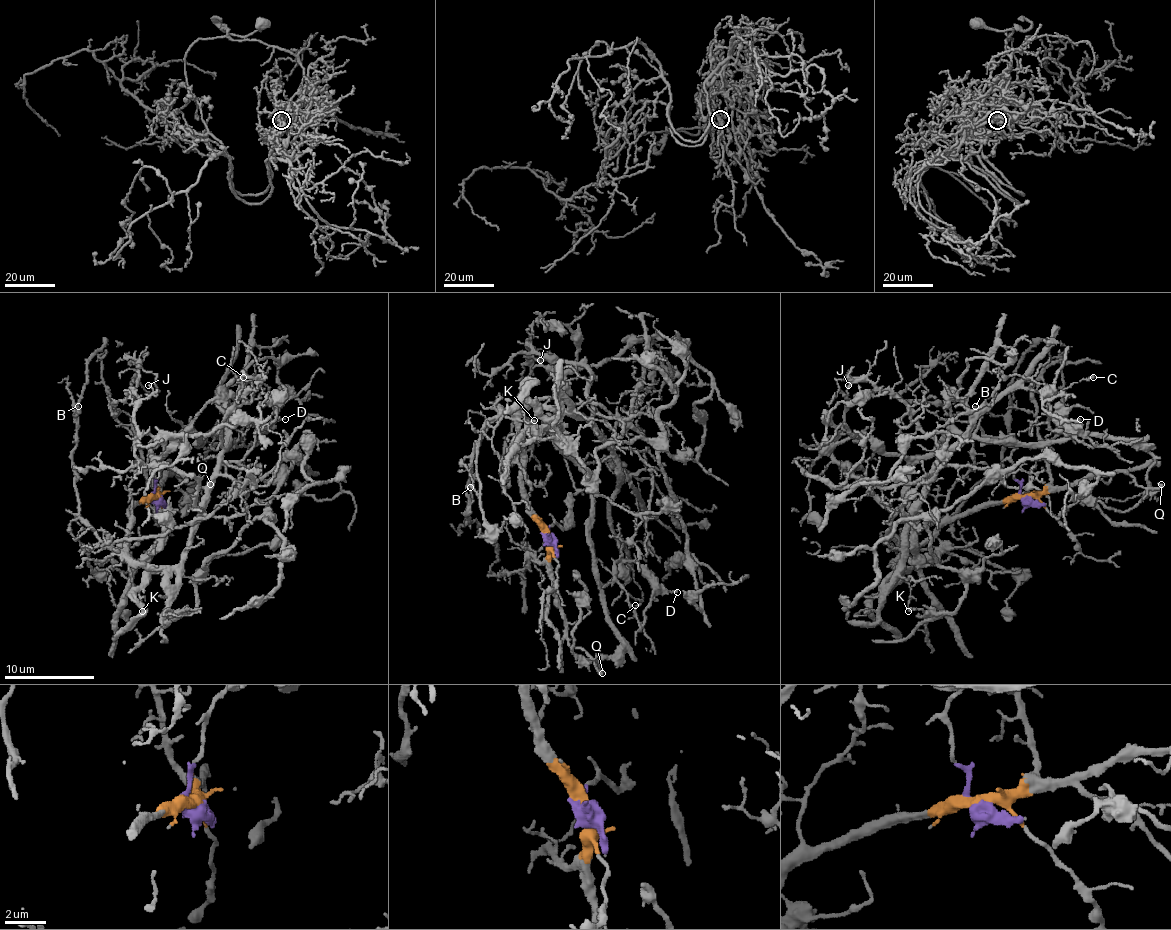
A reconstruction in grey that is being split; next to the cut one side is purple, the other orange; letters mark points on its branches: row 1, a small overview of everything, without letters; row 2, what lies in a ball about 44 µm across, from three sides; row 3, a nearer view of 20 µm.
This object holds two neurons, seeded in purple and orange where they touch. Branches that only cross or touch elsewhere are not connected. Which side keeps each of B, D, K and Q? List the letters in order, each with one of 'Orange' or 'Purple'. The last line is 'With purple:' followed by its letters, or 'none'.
B: Orange
D: Purple
K: Orange
Q: Orange
With purple: D

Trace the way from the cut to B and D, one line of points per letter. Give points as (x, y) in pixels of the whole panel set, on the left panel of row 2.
B: (157, 498), (141, 500), (129, 512), (129, 541), (120, 550), (111, 550), (82, 521), (73, 469), (77, 406)
D: (157, 498), (152, 494), (163, 455), (186, 428), (202, 442), (224, 419), (242, 417), (267, 426), (285, 419)

